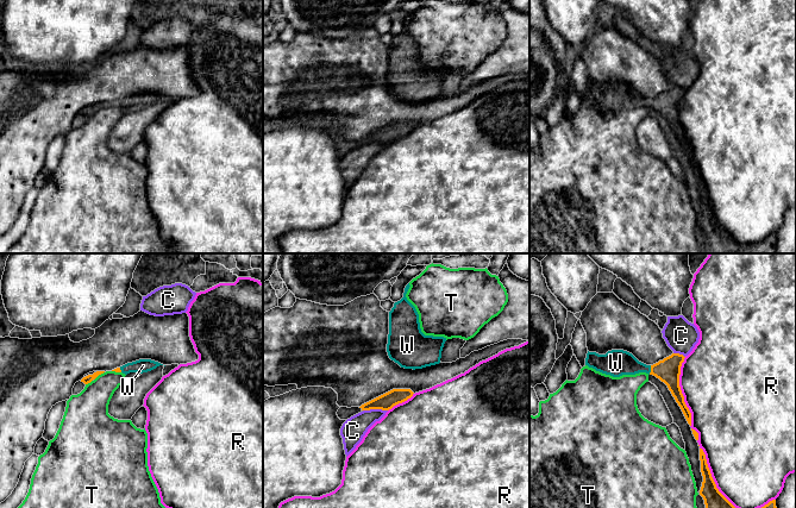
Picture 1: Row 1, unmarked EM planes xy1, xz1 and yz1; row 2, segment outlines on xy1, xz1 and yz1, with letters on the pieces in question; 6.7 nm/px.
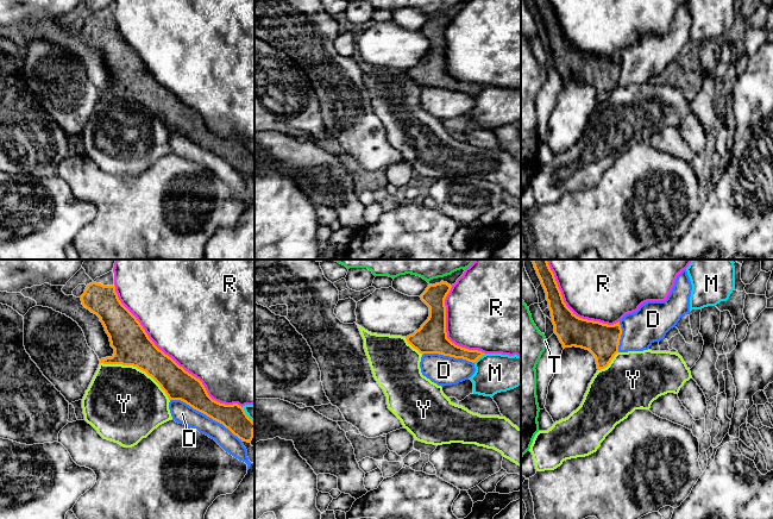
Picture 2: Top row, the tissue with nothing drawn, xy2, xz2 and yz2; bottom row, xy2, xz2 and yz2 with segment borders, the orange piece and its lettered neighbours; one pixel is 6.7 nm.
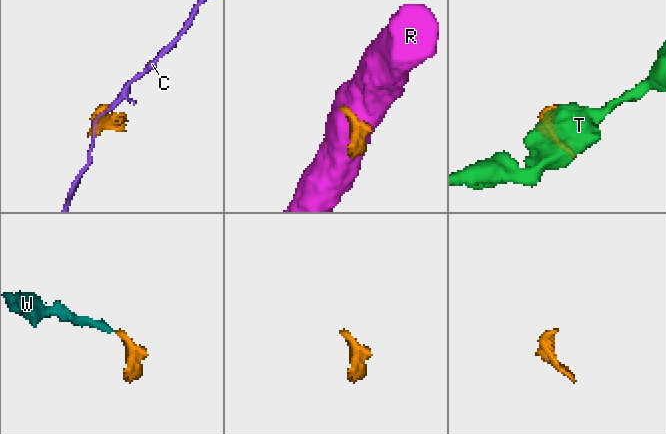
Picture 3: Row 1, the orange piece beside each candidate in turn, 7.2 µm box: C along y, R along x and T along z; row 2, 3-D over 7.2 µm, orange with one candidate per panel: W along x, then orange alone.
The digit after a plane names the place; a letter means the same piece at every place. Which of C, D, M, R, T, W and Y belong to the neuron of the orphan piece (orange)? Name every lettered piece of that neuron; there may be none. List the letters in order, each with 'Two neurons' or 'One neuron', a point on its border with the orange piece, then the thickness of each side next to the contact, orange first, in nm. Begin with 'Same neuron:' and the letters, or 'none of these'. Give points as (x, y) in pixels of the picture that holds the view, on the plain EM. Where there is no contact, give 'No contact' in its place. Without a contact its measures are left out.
Same neuron: W
C: Two neurons. Touches orange at xz1 (375, 142). Thickness 110 nm (orange) against 160 nm
D: Two neurons. Touches orange at xy2 (206, 148). Thickness 190 nm (orange) against 140 nm
M: Two neurons. Touches orange at xz2 (479, 89). Thickness 110 nm (orange) against 260 nm
R: Two neurons. Touches orange at xy2 (170, 91). Thickness 240 nm (orange) against 500 nm
T: Two neurons. Touches orange at xy1 (99, 107). Thickness 50 nm (orange) against 260 nm
W: One neuron. Touches orange at yz1 (651, 104). Thickness 160 nm (orange) against 180 nm
Y: Two neurons. Touches orange at xy2 (137, 100). Thickness 260 nm (orange) against 480 nm

